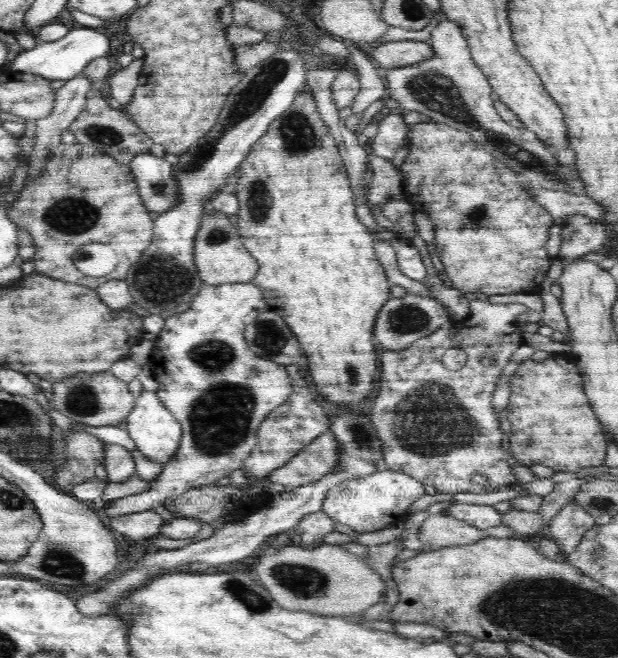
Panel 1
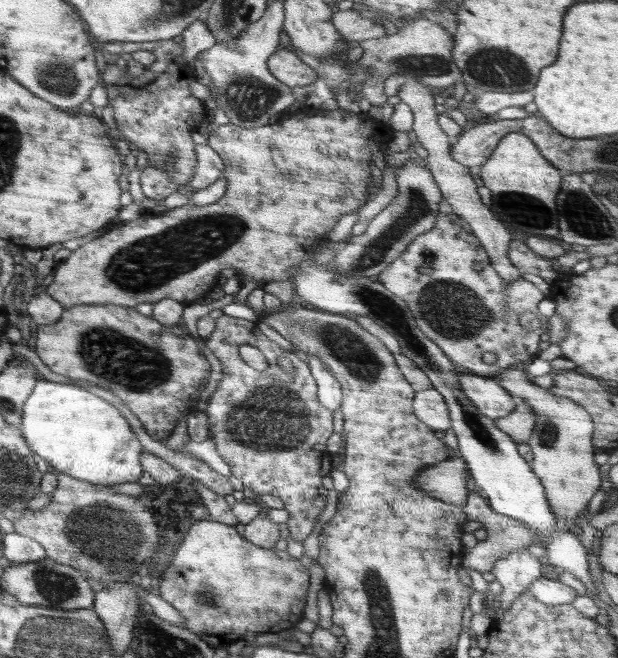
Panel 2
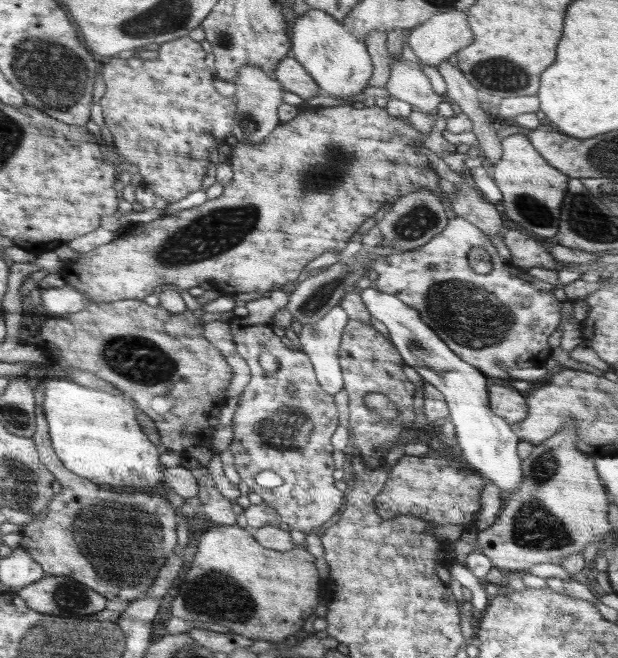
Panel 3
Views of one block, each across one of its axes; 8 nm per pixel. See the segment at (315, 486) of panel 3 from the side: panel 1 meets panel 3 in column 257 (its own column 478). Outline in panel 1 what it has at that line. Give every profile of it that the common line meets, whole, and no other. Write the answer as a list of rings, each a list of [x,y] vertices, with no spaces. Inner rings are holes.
[[[471,297],[469,301],[469,315],[462,319],[460,322],[453,321],[452,327],[449,326],[449,323],[442,325],[440,329],[435,330],[429,337],[420,338],[416,340],[412,345],[407,346],[407,349],[401,351],[392,351],[392,350],[379,350],[380,352],[380,364],[382,364],[382,380],[380,380],[380,392],[376,396],[376,402],[374,402],[374,410],[372,410],[372,422],[376,426],[376,434],[380,438],[380,444],[383,452],[383,459],[386,461],[386,468],[390,470],[395,470],[400,473],[406,473],[411,477],[414,477],[416,480],[423,482],[424,485],[430,485],[435,487],[436,492],[438,493],[450,493],[451,495],[456,494],[457,492],[472,492],[472,493],[486,493],[494,492],[498,490],[510,489],[512,486],[519,482],[516,479],[514,473],[512,473],[511,466],[507,463],[507,446],[506,446],[506,435],[500,431],[500,413],[494,411],[492,407],[492,395],[494,391],[498,388],[496,382],[498,376],[500,376],[504,366],[508,363],[510,352],[515,351],[517,347],[522,344],[521,333],[516,324],[516,320],[520,316],[526,314],[527,307],[521,303],[507,303],[507,304],[493,304],[488,300],[475,299]],[[449,348],[461,348],[466,352],[467,360],[465,365],[459,370],[448,370],[444,367],[442,363],[442,355]],[[482,354],[492,354],[494,356],[495,365],[482,365],[480,363],[480,356]],[[472,474],[482,474],[488,478],[488,483],[486,486],[478,485],[477,483],[472,483],[470,478]]]

